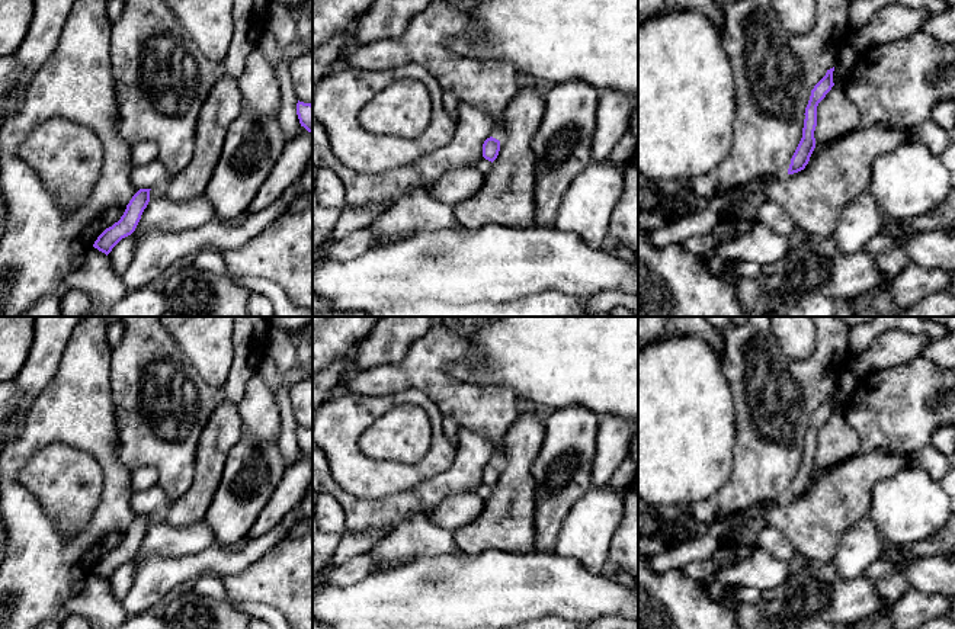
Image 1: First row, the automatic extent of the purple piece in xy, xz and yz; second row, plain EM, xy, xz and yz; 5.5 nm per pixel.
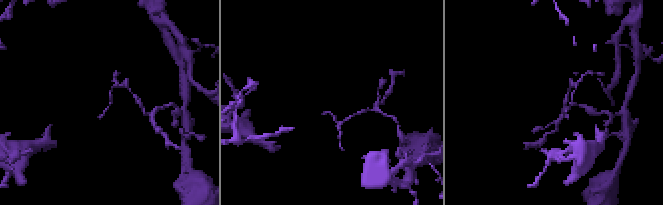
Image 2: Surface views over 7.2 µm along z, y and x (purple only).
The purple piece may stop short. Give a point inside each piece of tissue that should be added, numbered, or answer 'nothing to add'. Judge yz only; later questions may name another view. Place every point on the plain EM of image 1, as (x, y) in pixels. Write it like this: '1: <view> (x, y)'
nothing to add

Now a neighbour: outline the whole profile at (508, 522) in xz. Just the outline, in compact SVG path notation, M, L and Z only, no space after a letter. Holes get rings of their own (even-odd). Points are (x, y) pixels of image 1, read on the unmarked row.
M522 413L504 436L500 476L477 520L454 532L461 552L477 555L487 549L529 553L535 549L535 492L532 463L545 439L544 420Z

